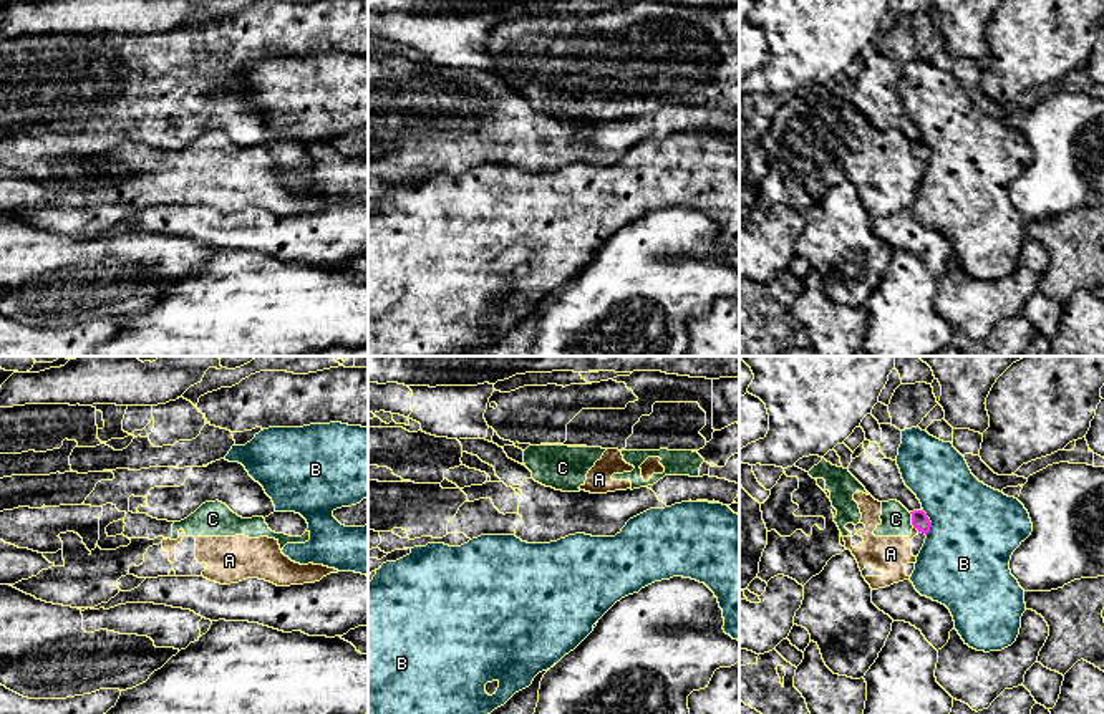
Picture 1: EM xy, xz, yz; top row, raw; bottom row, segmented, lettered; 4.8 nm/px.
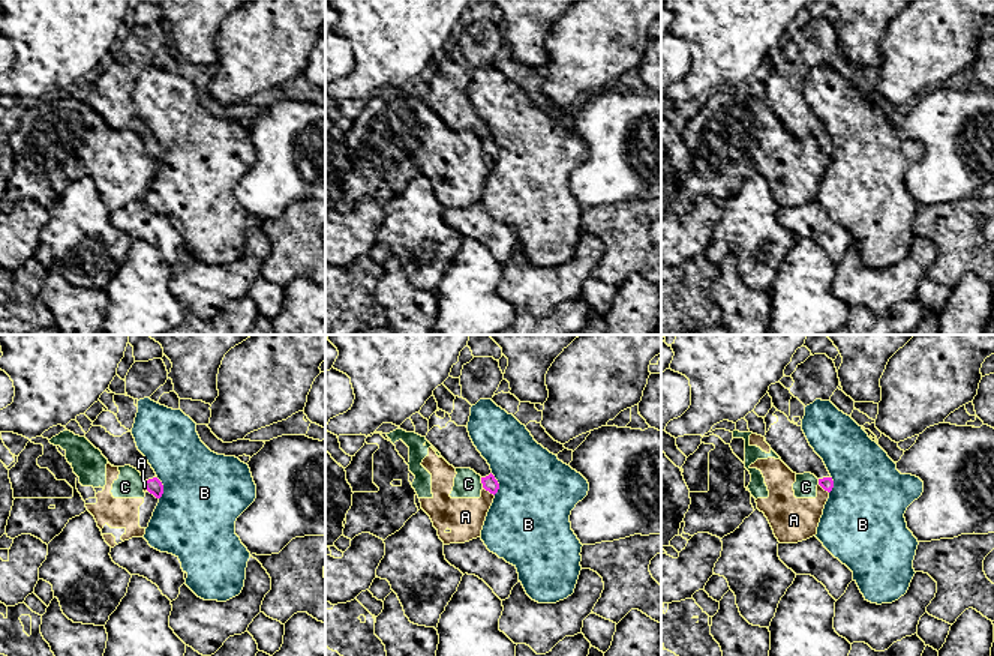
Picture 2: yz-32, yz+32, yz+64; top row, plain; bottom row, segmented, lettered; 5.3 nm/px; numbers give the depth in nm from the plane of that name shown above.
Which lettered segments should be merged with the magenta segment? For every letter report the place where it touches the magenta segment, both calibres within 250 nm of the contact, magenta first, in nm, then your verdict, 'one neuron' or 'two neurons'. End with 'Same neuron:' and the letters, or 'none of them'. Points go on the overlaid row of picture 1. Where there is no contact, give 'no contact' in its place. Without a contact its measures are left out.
A: yz (917, 529) | 80/180 nm | two neurons
B: yz (930, 522) | 80/440 nm | two neurons
C: yz (912, 521) | 80/140 nm | two neurons
Same neuron: none of them

